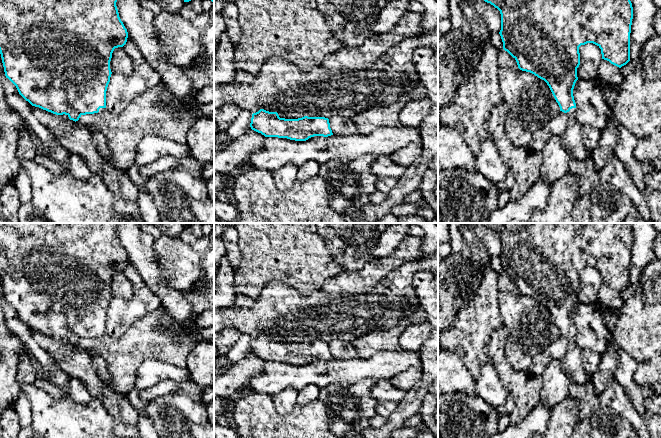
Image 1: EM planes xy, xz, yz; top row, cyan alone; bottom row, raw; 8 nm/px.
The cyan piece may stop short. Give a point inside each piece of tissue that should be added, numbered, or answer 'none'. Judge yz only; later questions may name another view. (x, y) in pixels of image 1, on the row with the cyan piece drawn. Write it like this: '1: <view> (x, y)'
1: yz (572, 139)

